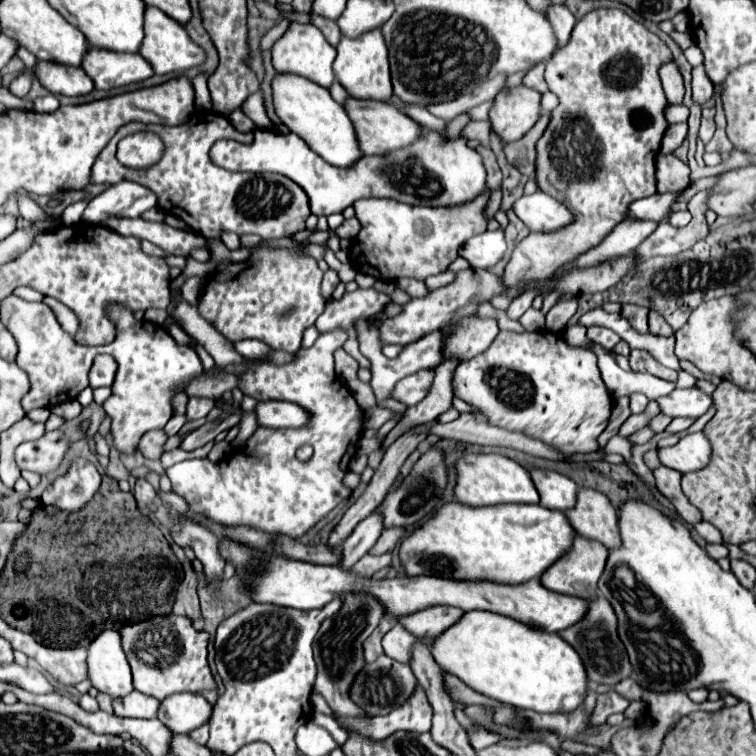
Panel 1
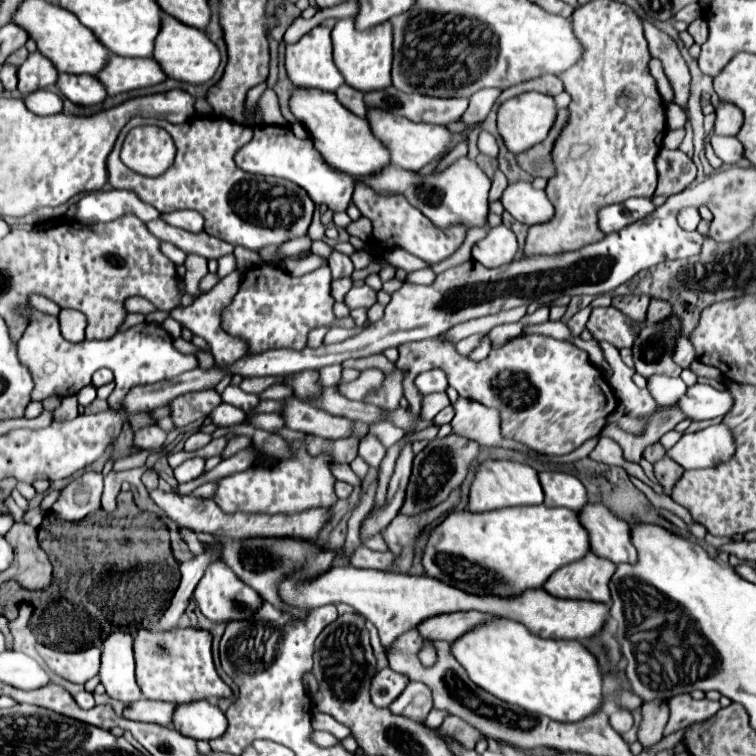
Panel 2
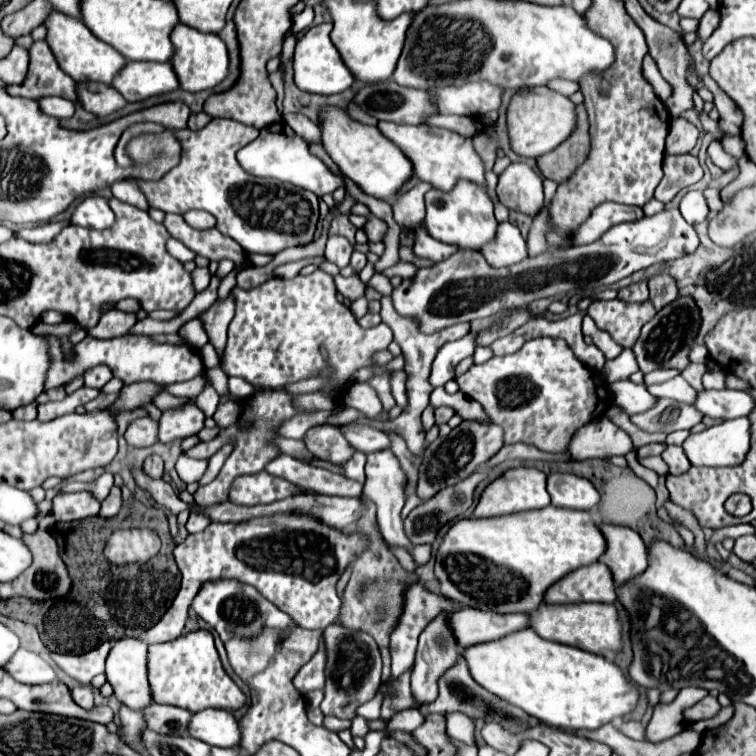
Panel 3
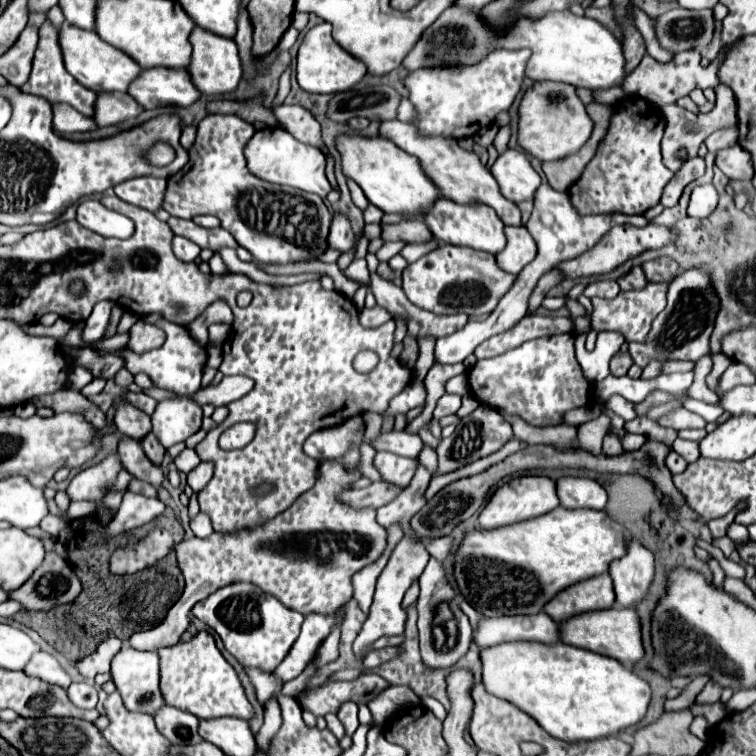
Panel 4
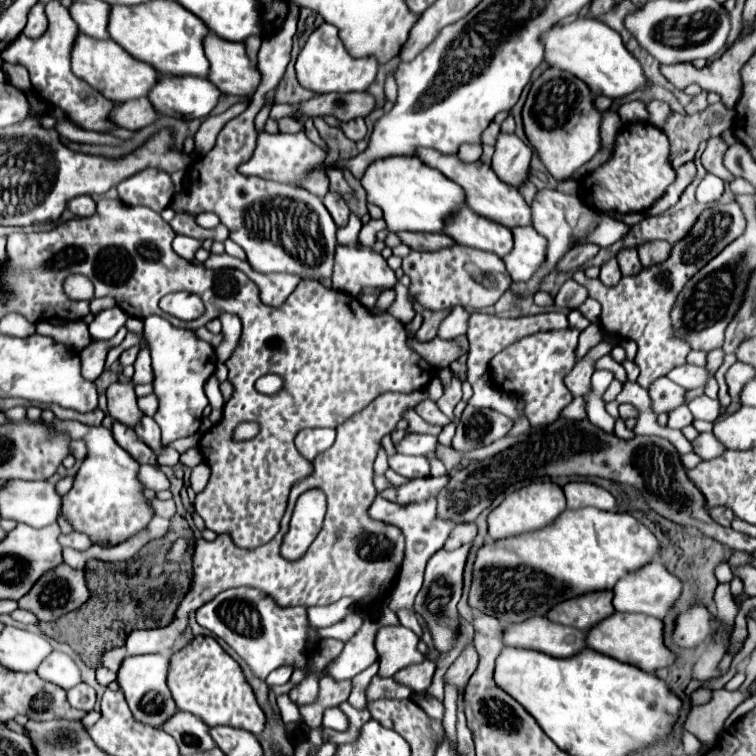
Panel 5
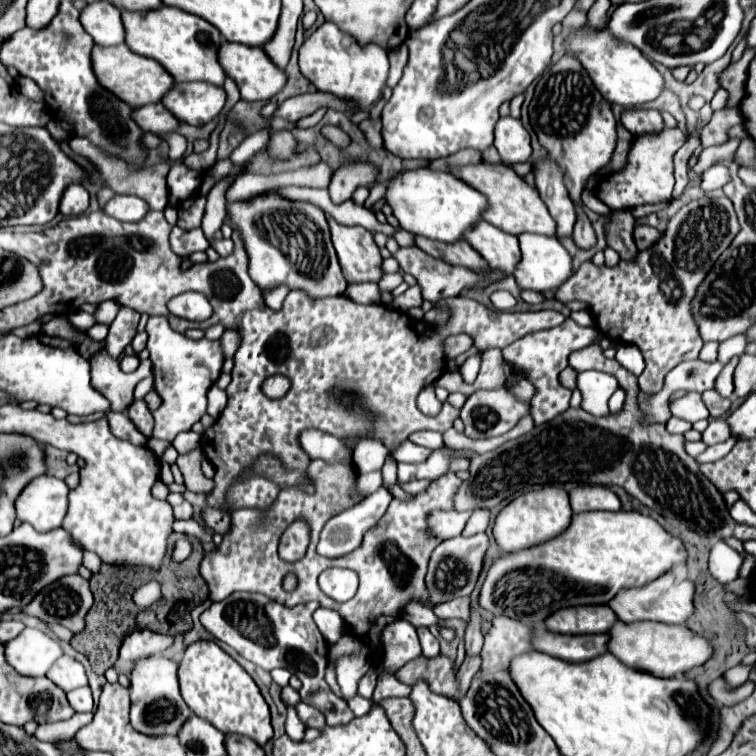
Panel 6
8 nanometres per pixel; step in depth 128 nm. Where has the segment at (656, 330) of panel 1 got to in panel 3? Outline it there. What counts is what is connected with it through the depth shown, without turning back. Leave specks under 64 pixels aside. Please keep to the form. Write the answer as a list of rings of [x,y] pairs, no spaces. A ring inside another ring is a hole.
[[[666,274],[652,276],[648,280],[648,288],[650,288],[650,300],[656,304],[656,310],[664,308],[666,304],[676,300],[676,296],[678,296],[676,280],[670,274],[668,276]]]

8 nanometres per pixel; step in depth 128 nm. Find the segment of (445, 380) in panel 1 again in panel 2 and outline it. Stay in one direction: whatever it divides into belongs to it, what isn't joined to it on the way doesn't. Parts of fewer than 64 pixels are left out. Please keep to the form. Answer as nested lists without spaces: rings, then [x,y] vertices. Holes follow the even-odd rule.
[[[472,334],[472,336],[468,336],[468,338],[462,338],[462,340],[456,344],[456,350],[458,350],[462,356],[468,356],[470,350],[476,348],[476,344],[480,344],[482,336],[486,336],[486,334]],[[442,392],[442,394],[430,394],[430,396],[426,396],[426,398],[422,400],[420,418],[426,420],[426,422],[430,422],[430,420],[432,420],[442,408],[446,408],[448,404],[450,404],[450,400],[448,400],[446,392]]]

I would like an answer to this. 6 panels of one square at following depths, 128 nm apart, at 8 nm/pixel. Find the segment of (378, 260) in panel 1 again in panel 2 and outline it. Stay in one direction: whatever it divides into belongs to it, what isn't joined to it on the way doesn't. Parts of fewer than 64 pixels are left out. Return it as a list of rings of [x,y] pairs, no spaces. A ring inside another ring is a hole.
[[[358,180],[354,186],[352,202],[360,208],[362,216],[372,220],[372,226],[374,226],[372,244],[374,244],[375,250],[400,247],[408,250],[410,254],[434,264],[434,262],[440,262],[440,260],[452,256],[460,248],[460,244],[466,236],[464,228],[448,228],[448,232],[440,232],[438,228],[432,228],[430,220],[420,210],[416,210],[404,196],[388,196],[388,198],[376,196],[374,190],[368,184],[364,184],[362,180]]]

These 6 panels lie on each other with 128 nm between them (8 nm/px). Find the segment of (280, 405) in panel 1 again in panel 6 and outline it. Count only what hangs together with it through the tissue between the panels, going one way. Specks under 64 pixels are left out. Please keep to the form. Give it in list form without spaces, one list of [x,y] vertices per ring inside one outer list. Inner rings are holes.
[[[422,430],[422,432],[414,432],[410,436],[410,440],[418,446],[424,446],[424,448],[430,448],[430,450],[436,450],[436,448],[442,448],[444,446],[444,436],[440,432],[430,432],[430,430]]]

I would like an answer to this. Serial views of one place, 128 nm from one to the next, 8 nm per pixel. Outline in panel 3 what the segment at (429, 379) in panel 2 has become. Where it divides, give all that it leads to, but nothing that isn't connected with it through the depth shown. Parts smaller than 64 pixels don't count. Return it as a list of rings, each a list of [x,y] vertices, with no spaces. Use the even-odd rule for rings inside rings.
[[[468,332],[464,338],[446,342],[438,350],[438,354],[432,362],[432,374],[430,374],[430,384],[434,388],[444,386],[448,380],[452,380],[456,364],[474,354],[474,350],[478,346],[476,340],[478,340],[478,332]]]

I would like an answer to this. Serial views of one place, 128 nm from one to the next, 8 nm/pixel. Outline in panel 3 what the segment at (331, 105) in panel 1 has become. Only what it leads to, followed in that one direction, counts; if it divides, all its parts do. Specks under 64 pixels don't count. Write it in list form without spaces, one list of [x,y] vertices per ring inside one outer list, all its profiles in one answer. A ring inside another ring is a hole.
[[[340,108],[322,110],[322,144],[328,156],[338,164],[340,172],[354,180],[364,194],[374,196],[378,200],[392,202],[400,192],[402,184],[414,178],[410,160],[394,142],[382,136],[382,132],[376,126],[356,122]]]

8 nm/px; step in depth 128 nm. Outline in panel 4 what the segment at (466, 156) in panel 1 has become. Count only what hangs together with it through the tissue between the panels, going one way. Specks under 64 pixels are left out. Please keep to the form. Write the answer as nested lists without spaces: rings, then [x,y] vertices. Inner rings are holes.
[[[278,126],[258,130],[252,136],[252,140],[246,144],[246,160],[248,160],[248,170],[266,182],[292,186],[304,192],[318,194],[320,198],[326,198],[326,194],[332,190],[324,172],[326,166],[324,154],[316,146],[298,142],[292,134],[288,134]],[[440,198],[436,202],[436,208],[432,208],[432,216],[428,216],[426,224],[428,228],[432,228],[432,232],[436,232],[436,238],[446,244],[470,246],[474,250],[484,250],[492,254],[498,254],[506,248],[504,222],[496,216],[496,212],[492,212],[492,208],[482,206],[482,204],[474,204],[474,206],[462,204],[460,206],[448,198]]]

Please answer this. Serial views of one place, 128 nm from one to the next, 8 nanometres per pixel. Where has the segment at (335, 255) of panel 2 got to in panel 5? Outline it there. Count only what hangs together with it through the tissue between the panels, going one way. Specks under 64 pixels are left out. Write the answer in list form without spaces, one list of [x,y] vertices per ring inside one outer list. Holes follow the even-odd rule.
[[[328,192],[328,194],[324,196],[324,206],[326,206],[326,208],[328,208],[328,212],[332,214],[332,218],[334,218],[336,226],[344,226],[344,224],[346,224],[350,210],[348,210],[348,204],[344,202],[342,194]]]

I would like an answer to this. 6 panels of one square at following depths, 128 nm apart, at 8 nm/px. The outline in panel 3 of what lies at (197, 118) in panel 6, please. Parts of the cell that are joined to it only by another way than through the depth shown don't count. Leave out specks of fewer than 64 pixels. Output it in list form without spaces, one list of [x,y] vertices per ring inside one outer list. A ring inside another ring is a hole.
[[[128,62],[122,76],[112,82],[128,102],[142,102],[152,96],[168,94],[180,88],[172,64],[160,62]]]

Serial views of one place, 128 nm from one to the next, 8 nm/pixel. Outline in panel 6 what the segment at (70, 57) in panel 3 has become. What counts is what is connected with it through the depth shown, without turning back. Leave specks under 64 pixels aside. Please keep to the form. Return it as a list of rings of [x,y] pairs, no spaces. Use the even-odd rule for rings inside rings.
[[[120,44],[120,48],[96,48],[94,46],[92,60],[94,60],[92,66],[94,66],[96,78],[100,80],[100,84],[104,84],[104,88],[108,88],[110,92],[120,96],[124,102],[132,104],[134,108],[160,102],[164,94],[168,94],[168,90],[174,86],[174,78],[168,74],[168,70],[162,64],[158,64],[152,58],[134,54],[126,44]]]

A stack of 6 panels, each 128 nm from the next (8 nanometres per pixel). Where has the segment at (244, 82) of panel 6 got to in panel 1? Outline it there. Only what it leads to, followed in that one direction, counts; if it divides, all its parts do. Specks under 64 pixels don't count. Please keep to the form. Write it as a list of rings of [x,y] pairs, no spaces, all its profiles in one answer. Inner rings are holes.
[[[148,6],[146,8],[146,20],[144,20],[146,28],[146,36],[144,36],[144,44],[140,54],[152,64],[152,68],[156,68],[156,74],[174,74],[174,72],[184,72],[190,68],[198,68],[206,62],[206,52],[202,46],[198,46],[188,32],[184,30],[182,24],[178,24],[176,20],[172,20],[170,16],[166,16],[164,12],[160,12],[158,8]]]

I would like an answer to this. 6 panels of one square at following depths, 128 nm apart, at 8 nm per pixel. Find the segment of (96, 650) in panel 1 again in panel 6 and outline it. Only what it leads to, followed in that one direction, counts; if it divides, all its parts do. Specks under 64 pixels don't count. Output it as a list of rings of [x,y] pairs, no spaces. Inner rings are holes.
[[[148,656],[134,664],[130,674],[130,698],[130,724],[146,736],[176,736],[192,716],[192,710],[180,696],[178,664],[164,656]]]

